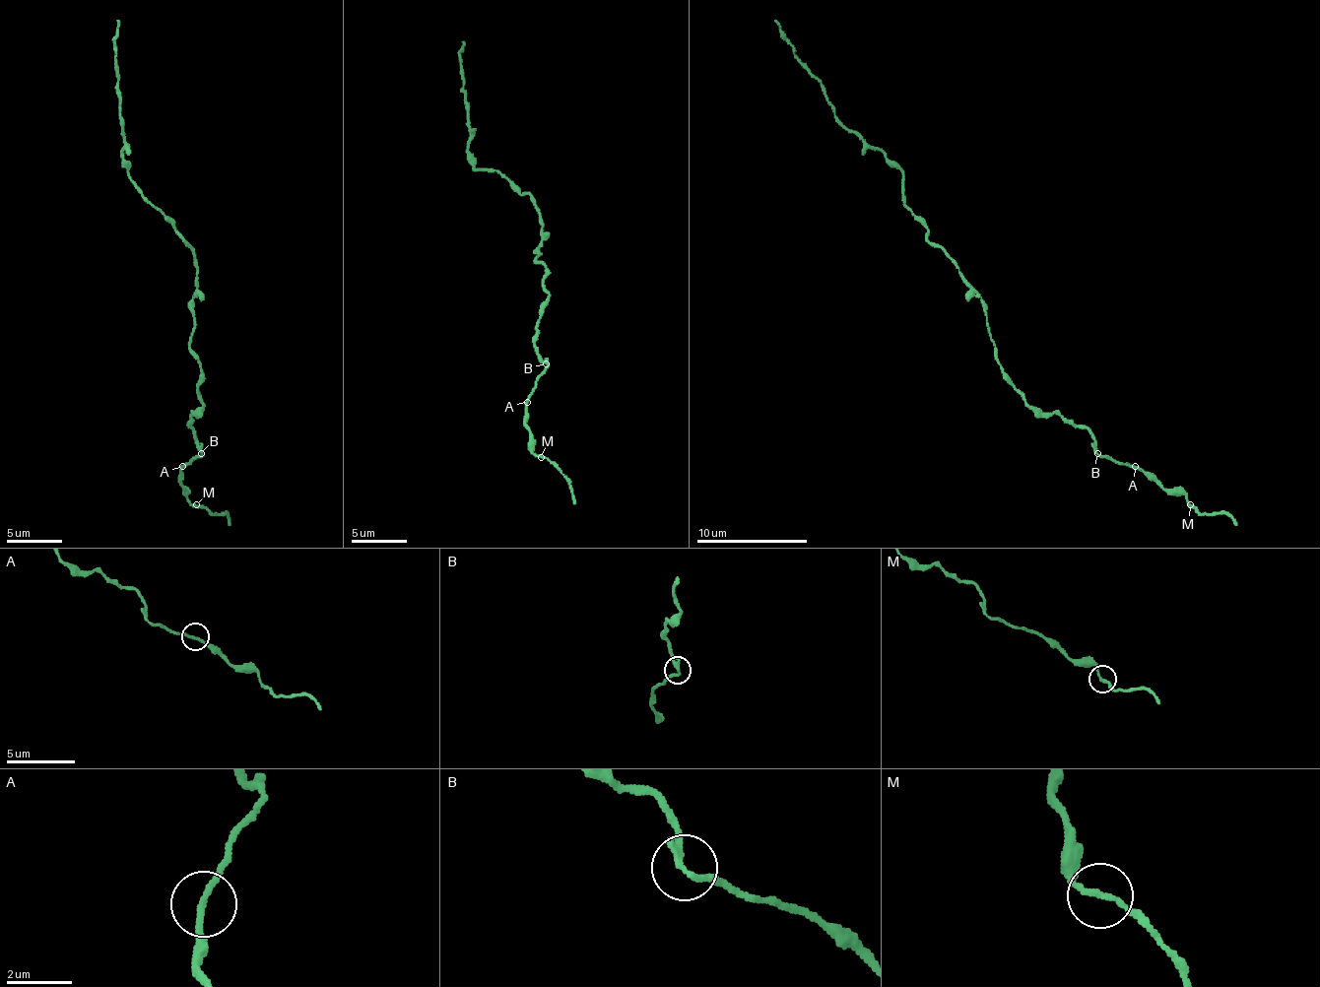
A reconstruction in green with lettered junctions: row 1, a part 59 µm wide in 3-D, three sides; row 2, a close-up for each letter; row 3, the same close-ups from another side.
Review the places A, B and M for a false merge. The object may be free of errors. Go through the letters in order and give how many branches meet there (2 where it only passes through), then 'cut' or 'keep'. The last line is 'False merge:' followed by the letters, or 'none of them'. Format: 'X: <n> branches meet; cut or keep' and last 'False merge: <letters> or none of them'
A: 2 branches meet; keep
B: 2 branches meet; keep
M: 2 branches meet; keep
False merge: none of them

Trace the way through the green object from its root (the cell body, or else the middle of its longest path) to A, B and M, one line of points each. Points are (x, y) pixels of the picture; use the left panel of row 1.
A: (193, 314), (190, 353), (201, 369), (201, 408), (193, 414), (190, 427), (201, 455), (182, 466)
B: (193, 314), (190, 353), (201, 369), (199, 386), (201, 408), (193, 414), (190, 427), (201, 452)
M: (193, 314), (190, 353), (201, 369), (201, 408), (190, 427), (201, 455), (182, 469), (182, 486), (196, 504)

